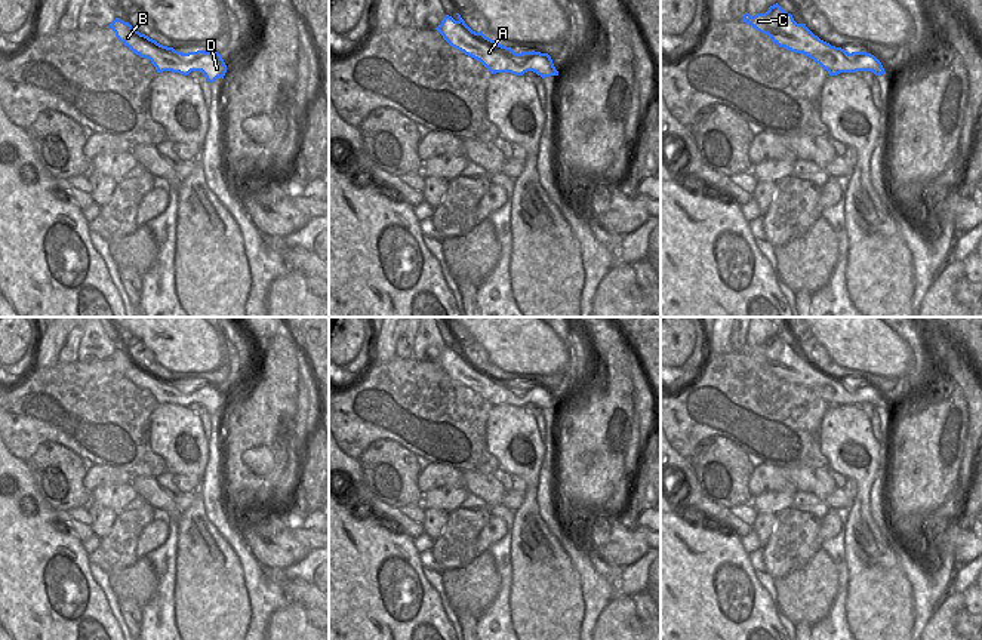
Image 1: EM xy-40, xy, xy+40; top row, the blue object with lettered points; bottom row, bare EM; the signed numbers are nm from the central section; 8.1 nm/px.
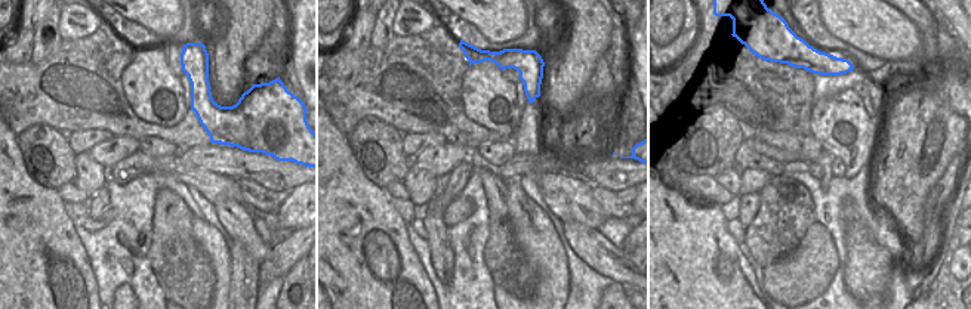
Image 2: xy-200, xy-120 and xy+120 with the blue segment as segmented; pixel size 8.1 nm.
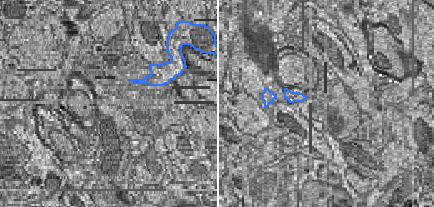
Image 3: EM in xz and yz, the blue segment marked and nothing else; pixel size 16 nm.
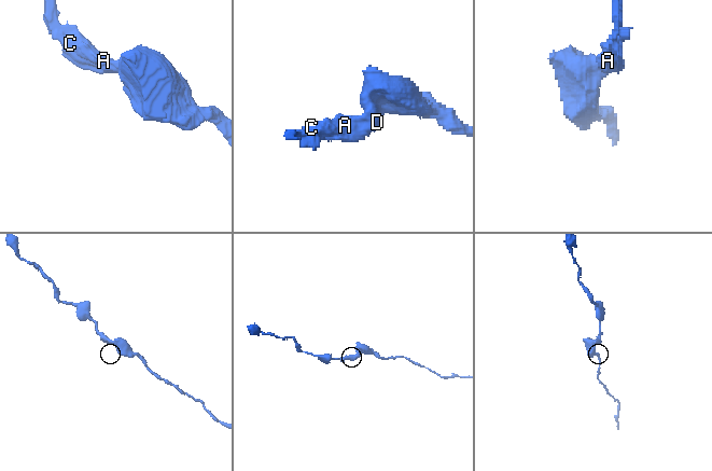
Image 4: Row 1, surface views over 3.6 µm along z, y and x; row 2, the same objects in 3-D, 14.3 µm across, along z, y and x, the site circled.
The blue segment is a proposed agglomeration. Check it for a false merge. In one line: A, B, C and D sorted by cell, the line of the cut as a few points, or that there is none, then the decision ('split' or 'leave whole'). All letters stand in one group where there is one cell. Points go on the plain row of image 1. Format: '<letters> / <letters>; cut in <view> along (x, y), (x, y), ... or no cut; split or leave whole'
A B C D; no cut; leave whole

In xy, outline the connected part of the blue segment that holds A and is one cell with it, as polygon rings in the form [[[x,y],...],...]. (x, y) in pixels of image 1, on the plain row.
[[[446,347],[435,361],[452,379],[480,393],[492,406],[511,404],[523,407],[527,403],[533,403],[542,410],[558,407],[548,385],[535,382],[515,385],[511,379],[496,375],[481,363],[472,363],[461,347],[456,347],[458,353]]]

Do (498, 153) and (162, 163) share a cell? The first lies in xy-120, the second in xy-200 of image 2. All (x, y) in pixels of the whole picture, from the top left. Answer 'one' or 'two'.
two

